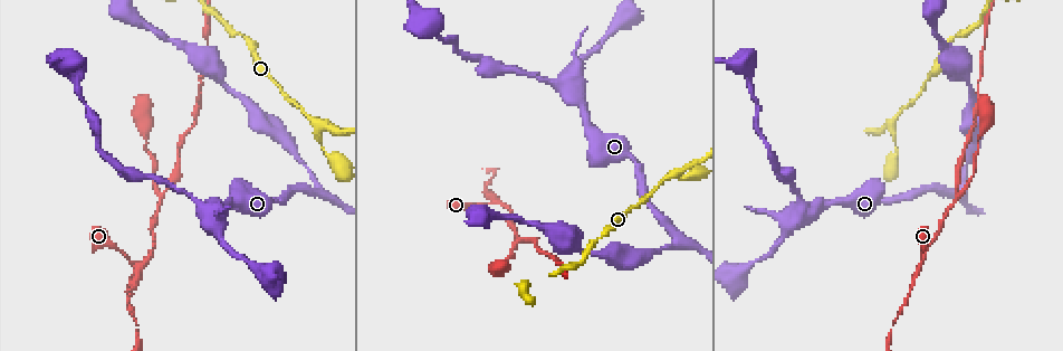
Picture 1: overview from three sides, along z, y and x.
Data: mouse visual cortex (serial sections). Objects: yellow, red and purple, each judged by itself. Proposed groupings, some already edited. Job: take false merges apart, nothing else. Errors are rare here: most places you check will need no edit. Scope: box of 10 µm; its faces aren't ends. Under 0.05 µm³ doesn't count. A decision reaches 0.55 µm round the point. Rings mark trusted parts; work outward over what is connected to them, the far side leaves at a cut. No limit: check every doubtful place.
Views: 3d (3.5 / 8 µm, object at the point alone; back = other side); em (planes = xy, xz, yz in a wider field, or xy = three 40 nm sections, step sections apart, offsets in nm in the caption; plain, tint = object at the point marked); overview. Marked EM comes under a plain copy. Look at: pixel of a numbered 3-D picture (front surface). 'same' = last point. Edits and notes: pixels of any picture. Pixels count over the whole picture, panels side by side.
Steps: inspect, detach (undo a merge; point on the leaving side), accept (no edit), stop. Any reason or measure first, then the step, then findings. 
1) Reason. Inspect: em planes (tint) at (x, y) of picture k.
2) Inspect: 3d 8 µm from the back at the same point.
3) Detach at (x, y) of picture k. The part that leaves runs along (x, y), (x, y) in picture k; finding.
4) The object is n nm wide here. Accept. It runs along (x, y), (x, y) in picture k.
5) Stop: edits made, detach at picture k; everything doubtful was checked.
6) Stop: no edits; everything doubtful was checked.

Branch point. Inspect: 3d 3.5 µm at (131, 262) of picture 1.

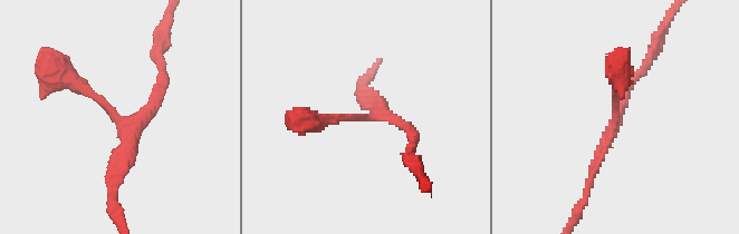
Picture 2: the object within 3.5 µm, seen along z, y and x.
3 arms meet here; the arms are 150, 150, 200 nm wide; shape alone is not enough. Inspect: em xy step 5 (tint) at (367, 119) of picture 2.

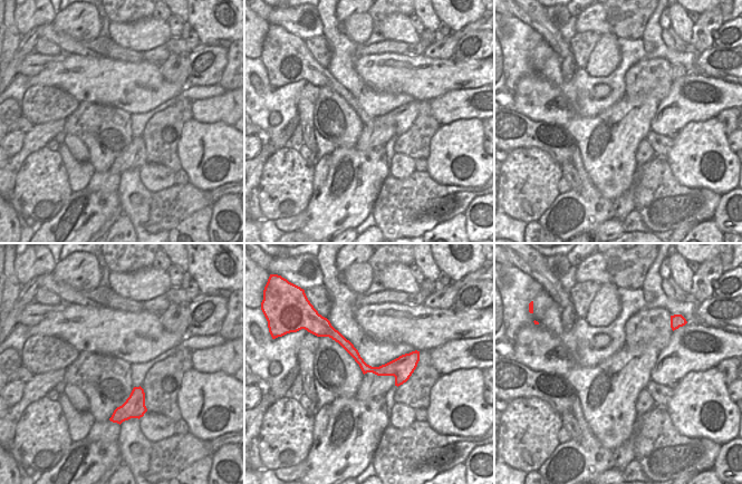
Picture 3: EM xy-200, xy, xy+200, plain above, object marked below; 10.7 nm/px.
Accept. It runs along (305, 119), (391, 117), (412, 139) in picture 2; all the same cell.

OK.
Two arms in line, one across. Inspect: 3d 8 µm at (955, 192) of picture 1.

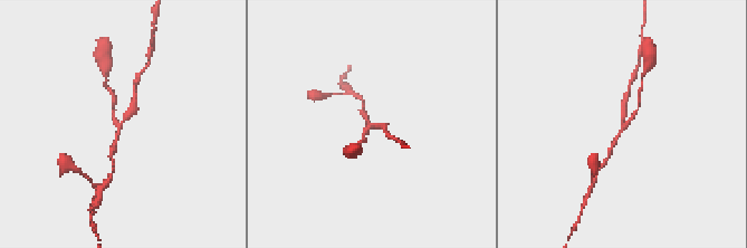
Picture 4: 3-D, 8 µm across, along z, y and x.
3 arms meet here; the arms are 150, 150, 250 nm wide; shape alone is not enough. Inspect: em xy step 5 (tint) at the same point.

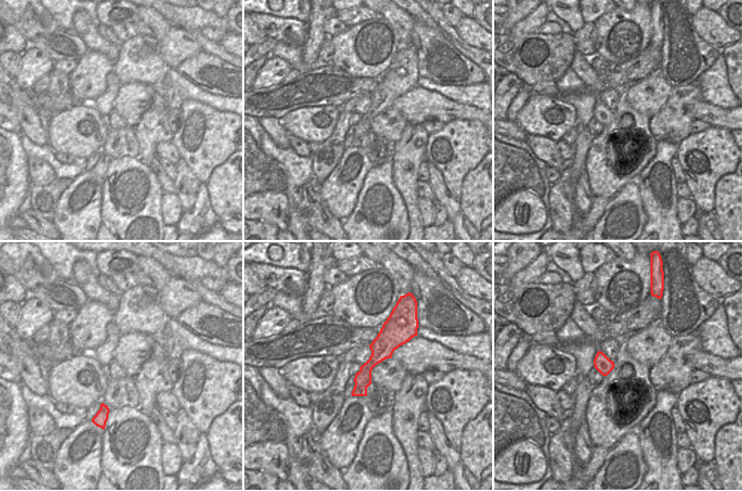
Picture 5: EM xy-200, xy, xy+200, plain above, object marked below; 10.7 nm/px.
Accept. It runs along (393, 325), (355, 393) in picture 5; all the same cell.

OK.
Thin neck. Inspect: 3d 3.5 µm at (892, 124) of picture 1.

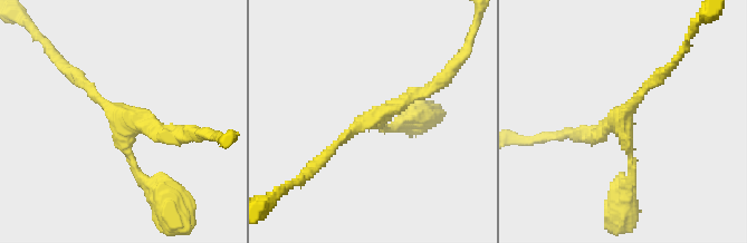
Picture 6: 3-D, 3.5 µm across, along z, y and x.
3 arms meet here; the arms are 150, 150, 200 nm wide. Inspect: em xy step 5 (tint) at (623, 119) of picture 6.

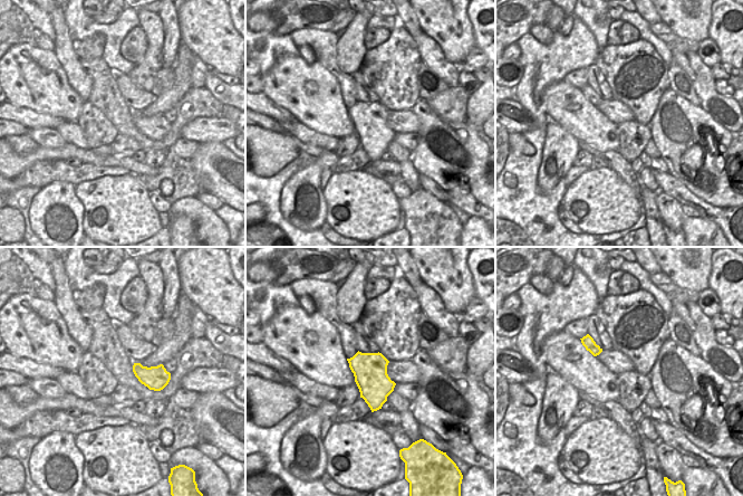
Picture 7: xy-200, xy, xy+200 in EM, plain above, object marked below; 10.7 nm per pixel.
Another direction. Inspect: em planes (tint) at the same point.

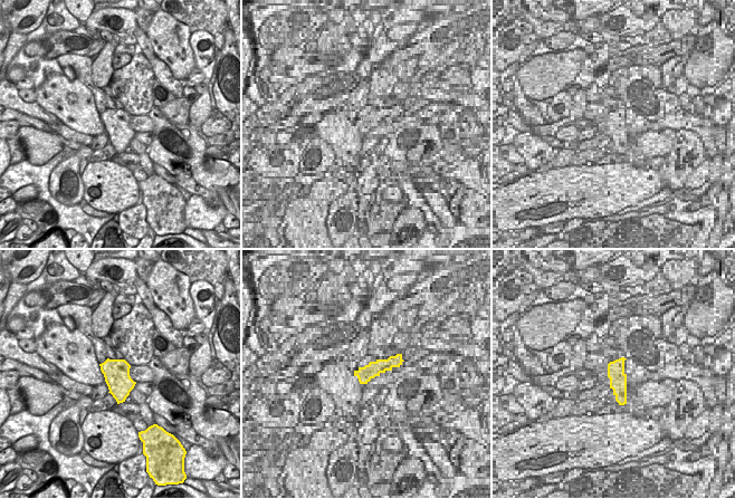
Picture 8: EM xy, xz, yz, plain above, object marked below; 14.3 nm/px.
The object is 380 nm wide here. Accept. It runs along (69, 71), (121, 119), (131, 164), (152, 185) in picture 6; all the same cell.

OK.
Two arms in line, one across. Inspect: 3d 3.5 µm from the back at (676, 241) of picture 1.

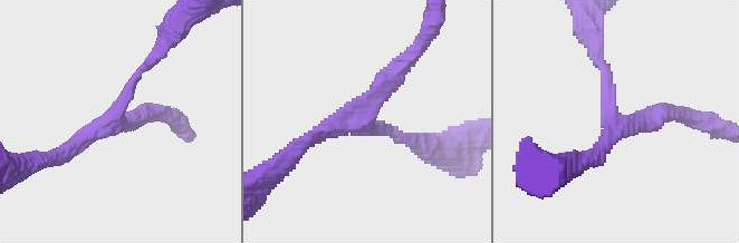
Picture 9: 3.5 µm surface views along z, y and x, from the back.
3 arms meet here; the arms are 150, 200, 250 nm wide. Inspect: em xy step 1 (tint) at (623, 124) of picture 9.

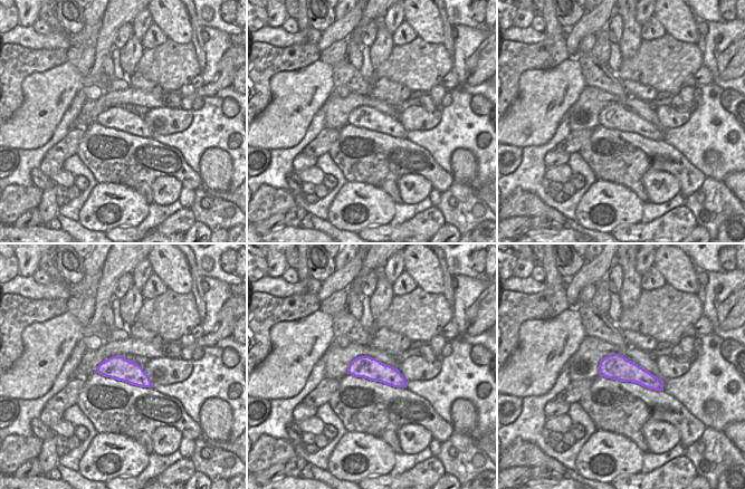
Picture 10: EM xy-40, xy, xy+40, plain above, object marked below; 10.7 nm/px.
Accept. It runs along (677, 114), (618, 124), (602, 66) in picture 9; one cell here.

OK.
Stop: no edits; everything doubtful was checked.

